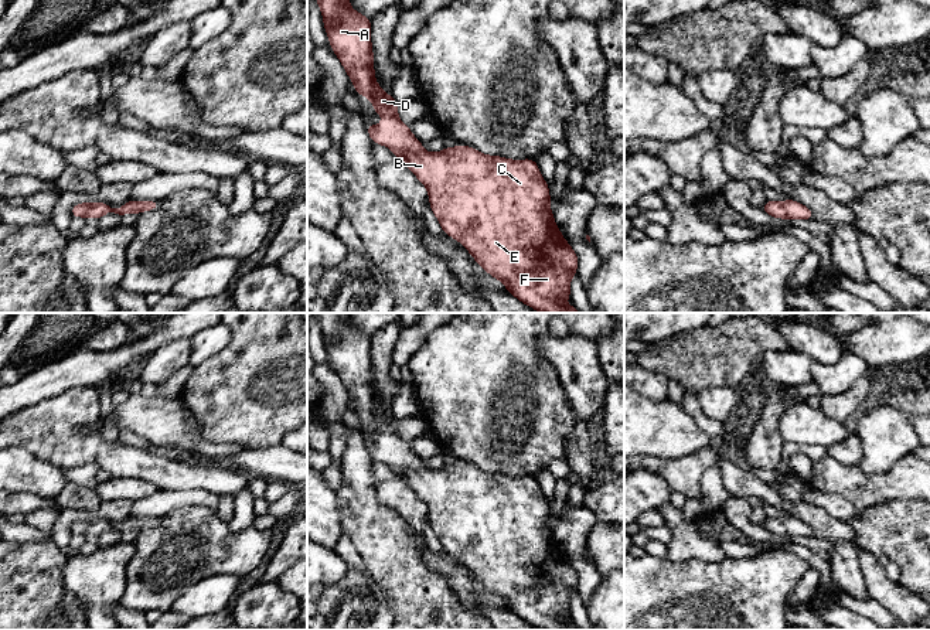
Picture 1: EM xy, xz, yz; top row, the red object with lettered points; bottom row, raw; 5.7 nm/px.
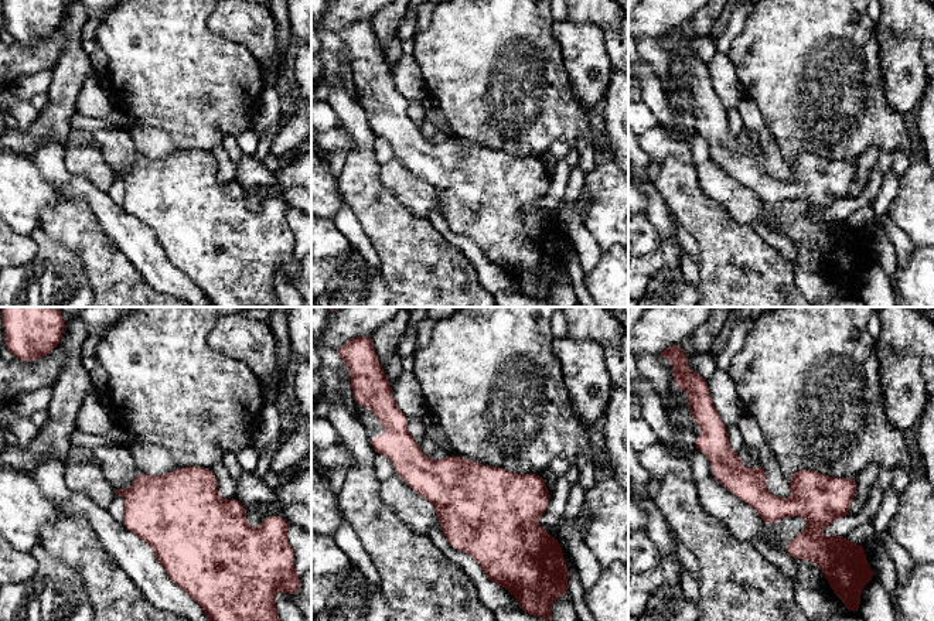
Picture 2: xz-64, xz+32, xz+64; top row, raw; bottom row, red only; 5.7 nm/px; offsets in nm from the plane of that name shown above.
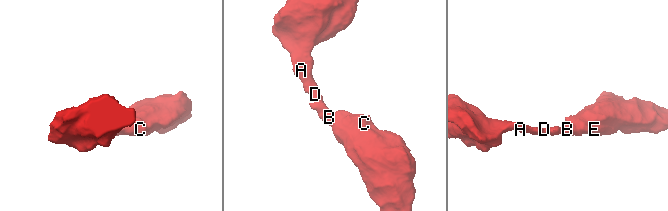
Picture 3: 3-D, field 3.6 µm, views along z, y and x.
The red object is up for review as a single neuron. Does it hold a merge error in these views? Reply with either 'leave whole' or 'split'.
leave whole

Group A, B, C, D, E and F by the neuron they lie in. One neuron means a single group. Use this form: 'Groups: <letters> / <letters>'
Groups: A B C D E F

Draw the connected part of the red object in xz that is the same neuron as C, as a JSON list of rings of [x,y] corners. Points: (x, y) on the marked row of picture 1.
[[[317,0],[317,3],[328,42],[352,81],[355,93],[369,98],[374,110],[385,119],[382,125],[365,125],[371,140],[395,151],[395,160],[405,163],[427,188],[432,212],[439,219],[443,232],[459,241],[487,273],[501,280],[514,297],[531,309],[539,313],[580,313],[572,304],[562,306],[570,297],[570,277],[578,272],[578,253],[553,221],[553,212],[549,210],[549,185],[542,178],[536,161],[534,159],[510,160],[501,156],[487,156],[464,144],[444,147],[439,153],[426,153],[422,142],[412,134],[409,126],[399,120],[398,102],[392,95],[385,93],[375,81],[371,18],[357,13],[348,0]]]

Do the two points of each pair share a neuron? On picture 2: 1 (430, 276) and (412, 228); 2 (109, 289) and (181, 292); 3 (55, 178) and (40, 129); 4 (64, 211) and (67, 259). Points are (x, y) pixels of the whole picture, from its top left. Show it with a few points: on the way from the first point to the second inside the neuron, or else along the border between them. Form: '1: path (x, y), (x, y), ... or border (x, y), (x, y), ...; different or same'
1: path (419, 265), (412, 253), (412, 239); same
2: border (135, 265), (139, 273), (160, 292); different
3: border (62, 143), (44, 139), (29, 156); different
4: border (65, 248), (77, 255), (87, 276); different

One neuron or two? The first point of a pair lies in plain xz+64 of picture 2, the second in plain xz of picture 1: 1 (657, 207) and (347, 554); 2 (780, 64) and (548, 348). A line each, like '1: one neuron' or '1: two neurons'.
1: one neuron
2: two neurons

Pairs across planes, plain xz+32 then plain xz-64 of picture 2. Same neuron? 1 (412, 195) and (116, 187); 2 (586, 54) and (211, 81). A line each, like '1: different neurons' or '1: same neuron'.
1: different neurons
2: different neurons

